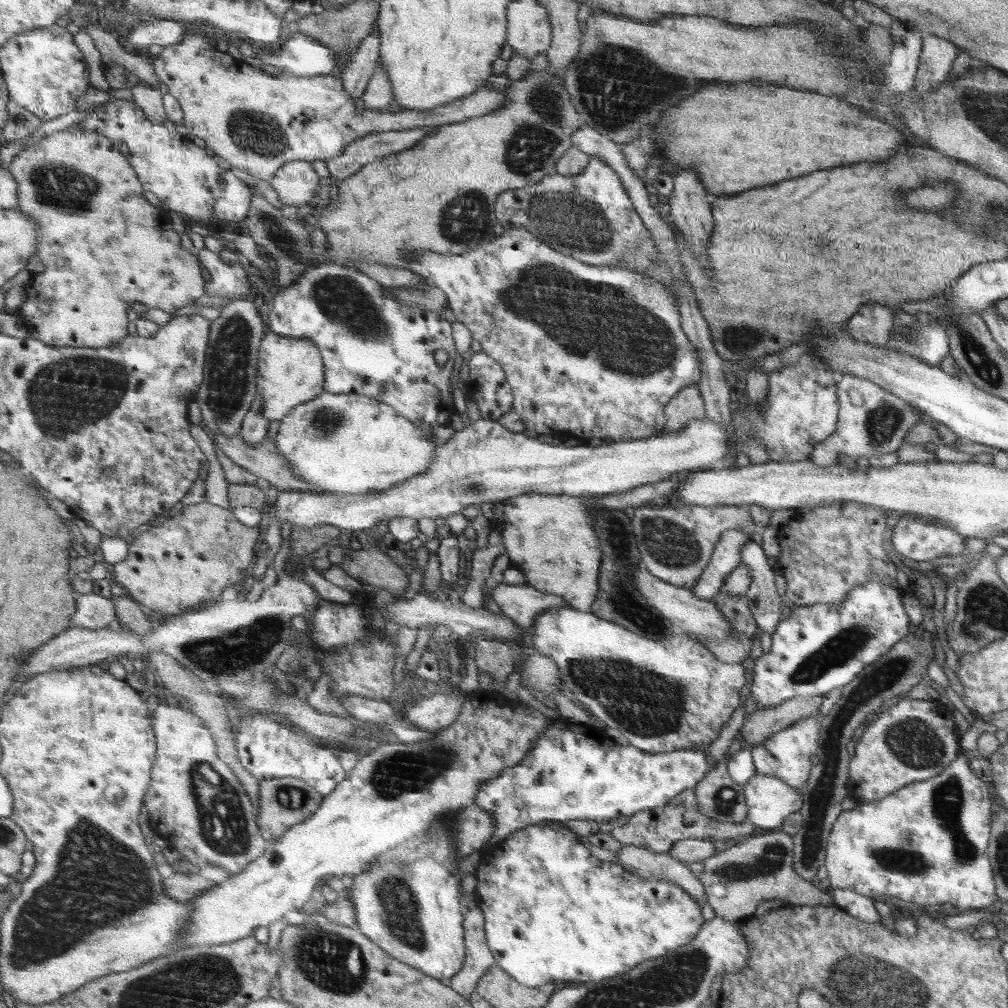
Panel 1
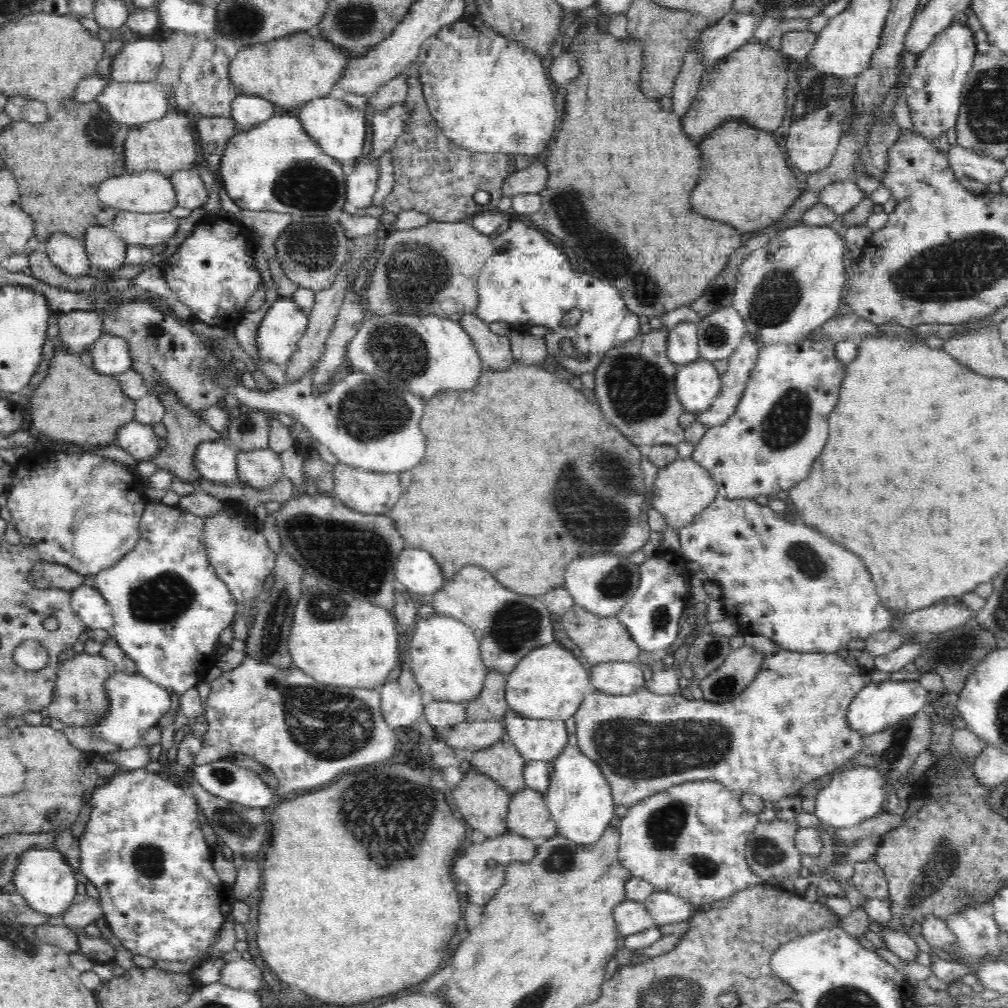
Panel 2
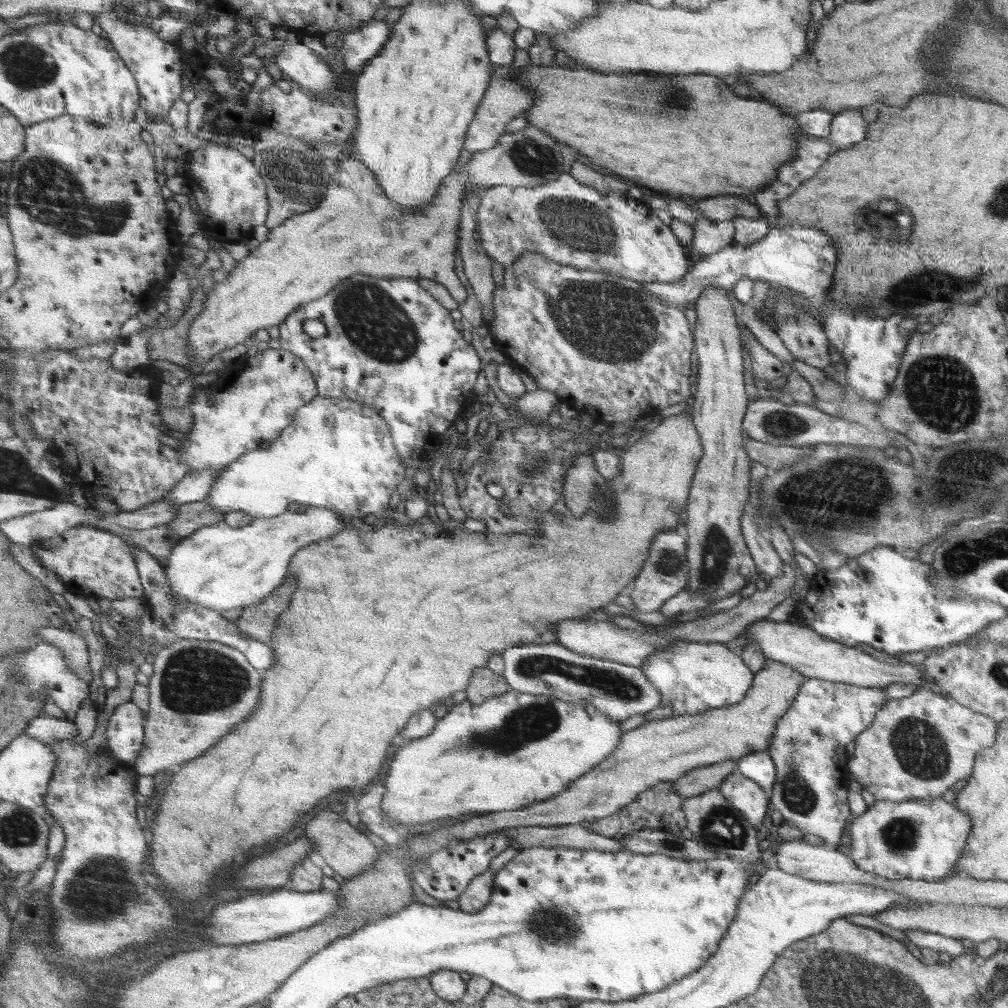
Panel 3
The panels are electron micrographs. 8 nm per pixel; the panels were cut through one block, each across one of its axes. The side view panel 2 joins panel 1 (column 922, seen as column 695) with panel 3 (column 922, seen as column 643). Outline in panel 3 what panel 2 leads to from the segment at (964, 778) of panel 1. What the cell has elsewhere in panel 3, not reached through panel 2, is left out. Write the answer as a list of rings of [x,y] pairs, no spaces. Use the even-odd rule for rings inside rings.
[[[942,799],[875,801],[862,816],[854,817],[846,834],[846,857],[852,859],[862,871],[874,873],[888,879],[912,879],[936,881],[951,876],[963,856],[971,834],[973,821],[958,805]]]

